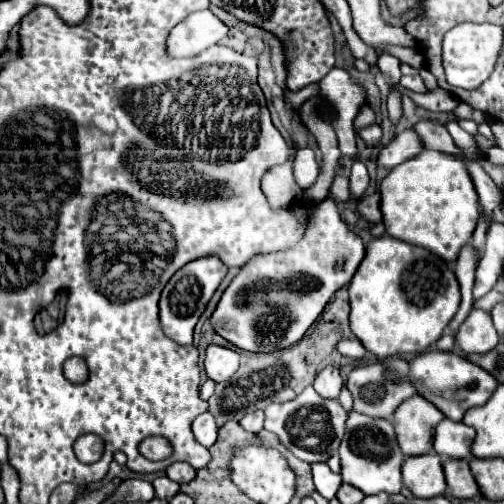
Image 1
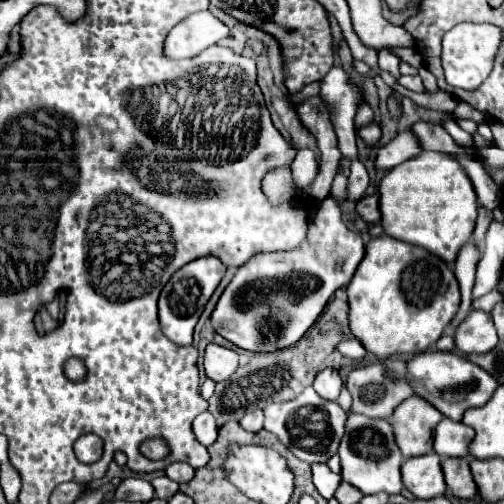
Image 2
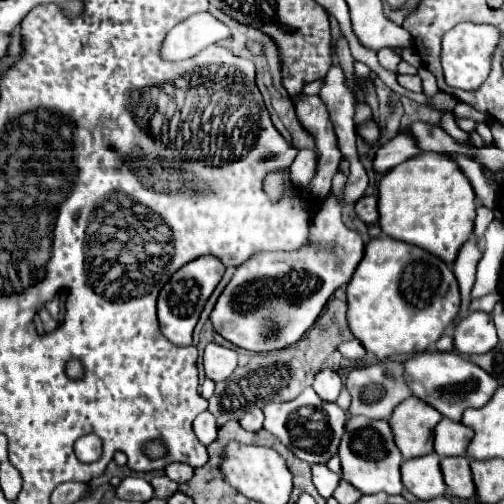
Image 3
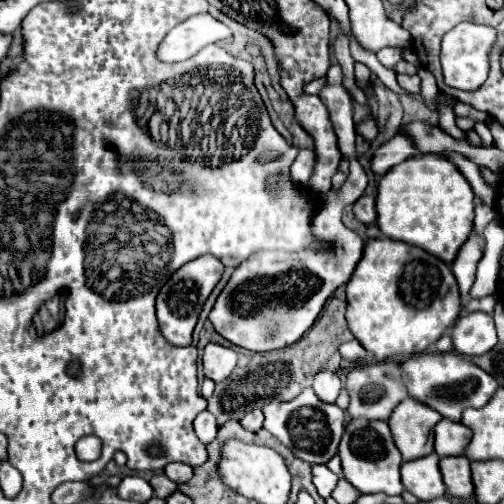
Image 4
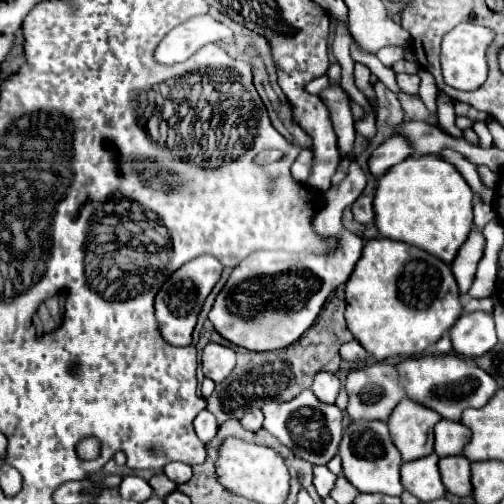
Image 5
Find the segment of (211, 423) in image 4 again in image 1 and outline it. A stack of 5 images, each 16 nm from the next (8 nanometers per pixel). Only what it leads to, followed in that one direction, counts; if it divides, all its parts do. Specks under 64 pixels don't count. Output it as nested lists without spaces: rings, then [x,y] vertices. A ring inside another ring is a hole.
[[[210,412],[200,414],[200,416],[194,420],[192,430],[194,430],[196,440],[198,440],[202,446],[210,448],[210,446],[216,442],[216,436],[218,436],[218,426],[216,426],[214,416],[212,416]]]

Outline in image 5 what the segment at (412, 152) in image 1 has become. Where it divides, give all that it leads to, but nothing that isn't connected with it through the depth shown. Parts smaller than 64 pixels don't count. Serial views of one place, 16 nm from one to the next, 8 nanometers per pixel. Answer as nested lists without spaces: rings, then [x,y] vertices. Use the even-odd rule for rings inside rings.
[[[392,136],[386,142],[382,142],[368,158],[368,168],[372,176],[382,176],[388,168],[392,168],[394,164],[402,162],[406,156],[410,156],[412,150],[408,146],[408,142],[404,138]]]

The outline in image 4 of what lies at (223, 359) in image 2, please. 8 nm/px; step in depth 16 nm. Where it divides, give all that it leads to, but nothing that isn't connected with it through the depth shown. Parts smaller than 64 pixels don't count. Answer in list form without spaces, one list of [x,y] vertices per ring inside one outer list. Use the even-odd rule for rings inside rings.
[[[210,342],[202,354],[202,366],[206,378],[214,382],[222,382],[230,376],[230,372],[236,366],[236,352],[232,348]]]

